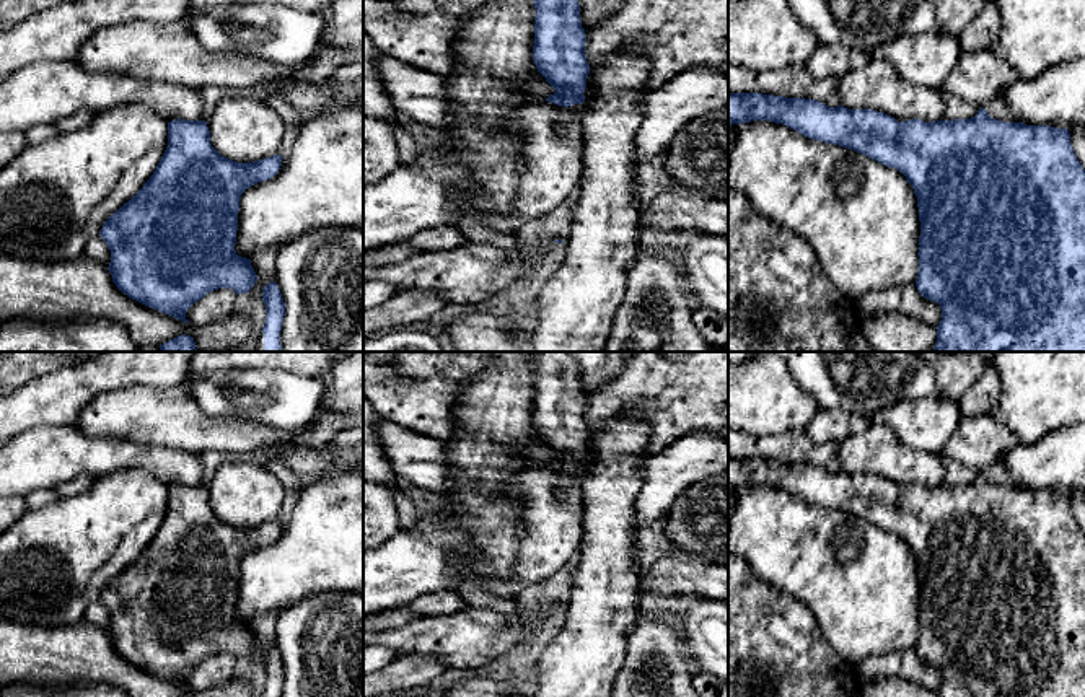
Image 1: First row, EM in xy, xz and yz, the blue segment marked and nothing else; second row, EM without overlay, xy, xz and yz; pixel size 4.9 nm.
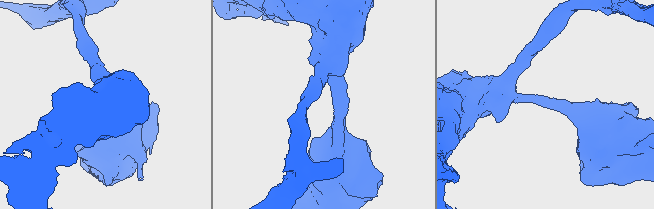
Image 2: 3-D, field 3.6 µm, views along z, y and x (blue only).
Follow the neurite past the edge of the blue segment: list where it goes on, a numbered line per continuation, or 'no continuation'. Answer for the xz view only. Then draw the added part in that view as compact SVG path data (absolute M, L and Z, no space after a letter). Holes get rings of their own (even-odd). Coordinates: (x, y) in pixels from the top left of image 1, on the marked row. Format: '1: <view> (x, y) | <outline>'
no continuation

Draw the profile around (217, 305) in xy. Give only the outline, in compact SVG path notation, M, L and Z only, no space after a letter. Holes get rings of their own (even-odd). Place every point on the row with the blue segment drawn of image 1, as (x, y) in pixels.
M218 288L195 301L186 313L186 319L204 327L223 321L236 311L236 293L231 288Z

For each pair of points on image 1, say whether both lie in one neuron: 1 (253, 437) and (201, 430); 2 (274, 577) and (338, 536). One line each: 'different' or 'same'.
1: same
2: same

